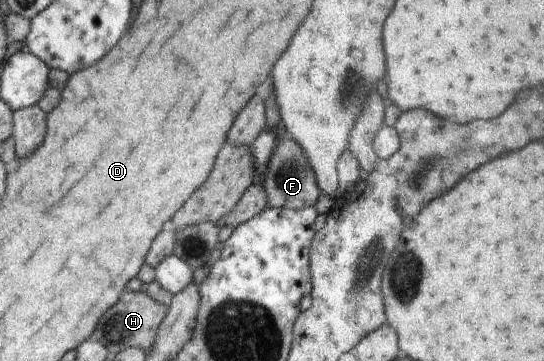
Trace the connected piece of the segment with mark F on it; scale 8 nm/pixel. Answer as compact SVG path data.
M291 137L283 139L279 145L275 146L269 165L265 169L265 177L260 182L266 191L269 208L302 210L307 206L314 206L321 193L305 152Z

